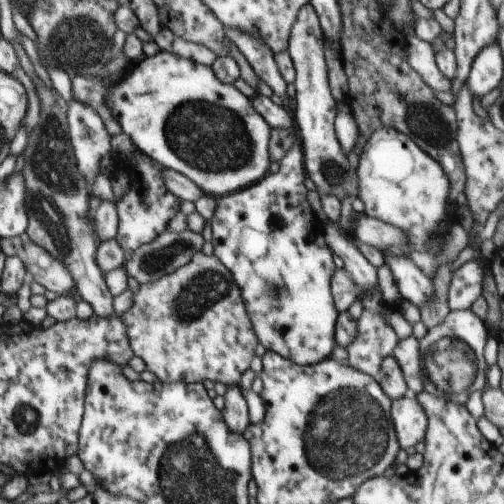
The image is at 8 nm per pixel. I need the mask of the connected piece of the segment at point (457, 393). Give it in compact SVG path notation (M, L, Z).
M472 309L450 311L444 322L431 328L419 340L424 354L424 369L431 378L431 389L447 393L450 402L465 404L475 390L483 391L488 387L486 373L489 367L484 358L484 345L488 340L484 321Z

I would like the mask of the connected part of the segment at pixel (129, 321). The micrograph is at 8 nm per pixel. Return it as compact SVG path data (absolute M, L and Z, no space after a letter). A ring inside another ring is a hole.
M202 251L195 252L191 261L176 272L140 285L139 292L134 294L134 306L120 318L126 323L135 356L145 362L147 370L154 372L160 383L212 380L228 387L238 386L240 377L250 368L259 343L233 273L216 255L208 256Z

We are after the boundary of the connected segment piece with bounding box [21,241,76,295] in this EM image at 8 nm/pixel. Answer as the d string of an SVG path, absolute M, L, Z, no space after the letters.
M29 241L23 244L21 255L31 280L35 280L48 291L63 295L76 287L73 275L65 263L50 254L45 247Z

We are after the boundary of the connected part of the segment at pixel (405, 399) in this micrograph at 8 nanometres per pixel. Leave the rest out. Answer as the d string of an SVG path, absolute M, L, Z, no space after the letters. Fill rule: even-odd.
M409 393L394 399L391 417L401 449L406 450L424 440L428 419L416 394Z

